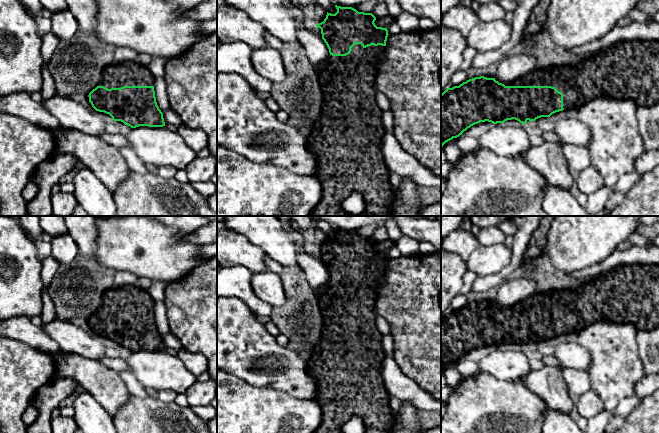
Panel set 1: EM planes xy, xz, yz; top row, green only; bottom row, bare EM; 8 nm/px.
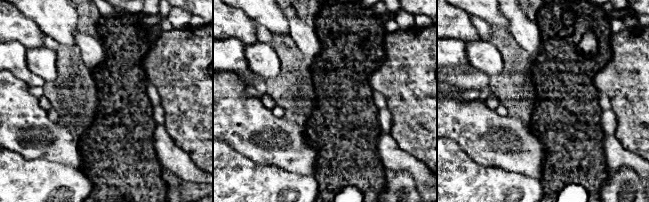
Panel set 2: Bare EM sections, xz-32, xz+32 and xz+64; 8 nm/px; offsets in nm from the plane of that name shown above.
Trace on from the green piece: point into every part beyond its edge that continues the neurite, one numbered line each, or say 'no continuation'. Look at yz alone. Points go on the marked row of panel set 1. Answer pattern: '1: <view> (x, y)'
1: yz (627, 69)

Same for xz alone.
1: xz (346, 140)

